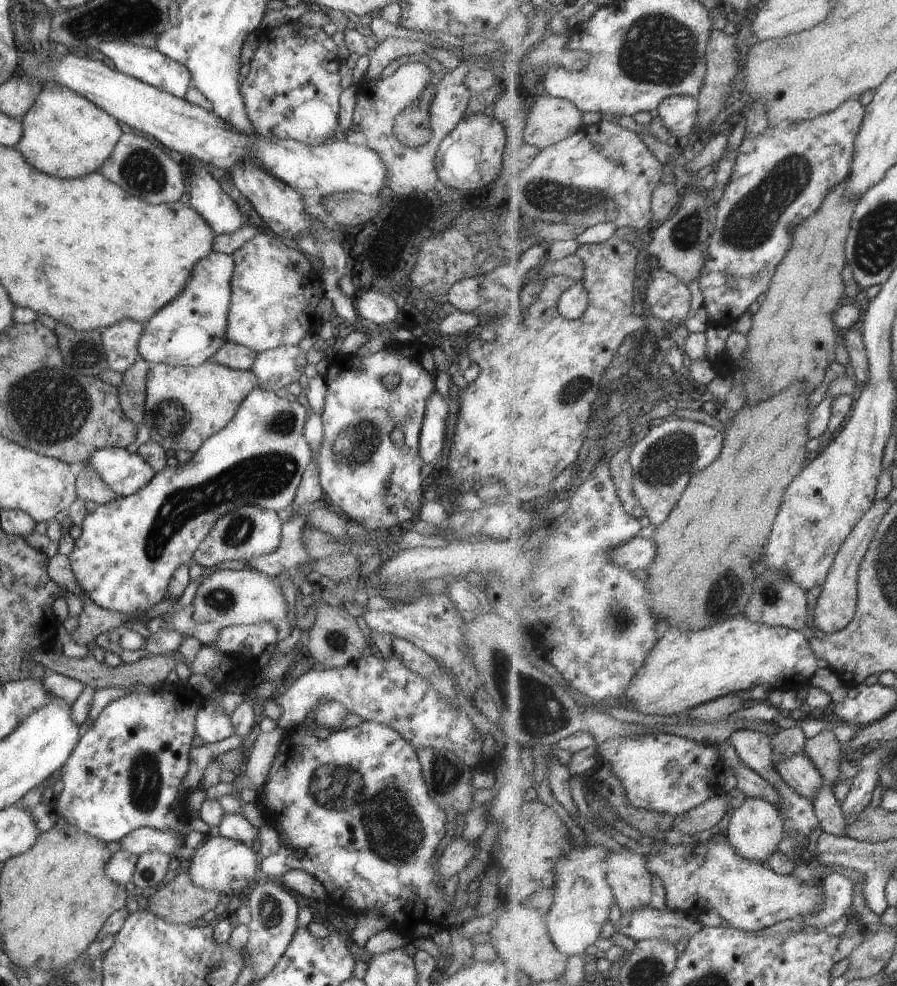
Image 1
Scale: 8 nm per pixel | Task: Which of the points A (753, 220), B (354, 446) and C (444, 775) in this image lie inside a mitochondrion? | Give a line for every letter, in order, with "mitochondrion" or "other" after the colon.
A: mitochondrion
B: mitochondrion
C: mitochondrion

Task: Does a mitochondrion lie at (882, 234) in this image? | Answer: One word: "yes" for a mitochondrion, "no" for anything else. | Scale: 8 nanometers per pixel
yes

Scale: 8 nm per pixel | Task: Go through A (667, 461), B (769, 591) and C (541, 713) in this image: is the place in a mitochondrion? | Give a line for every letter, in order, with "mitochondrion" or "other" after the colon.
A: mitochondrion
B: mitochondrion
C: mitochondrion

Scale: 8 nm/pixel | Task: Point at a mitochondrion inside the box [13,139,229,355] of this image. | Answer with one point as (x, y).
(140, 168)

